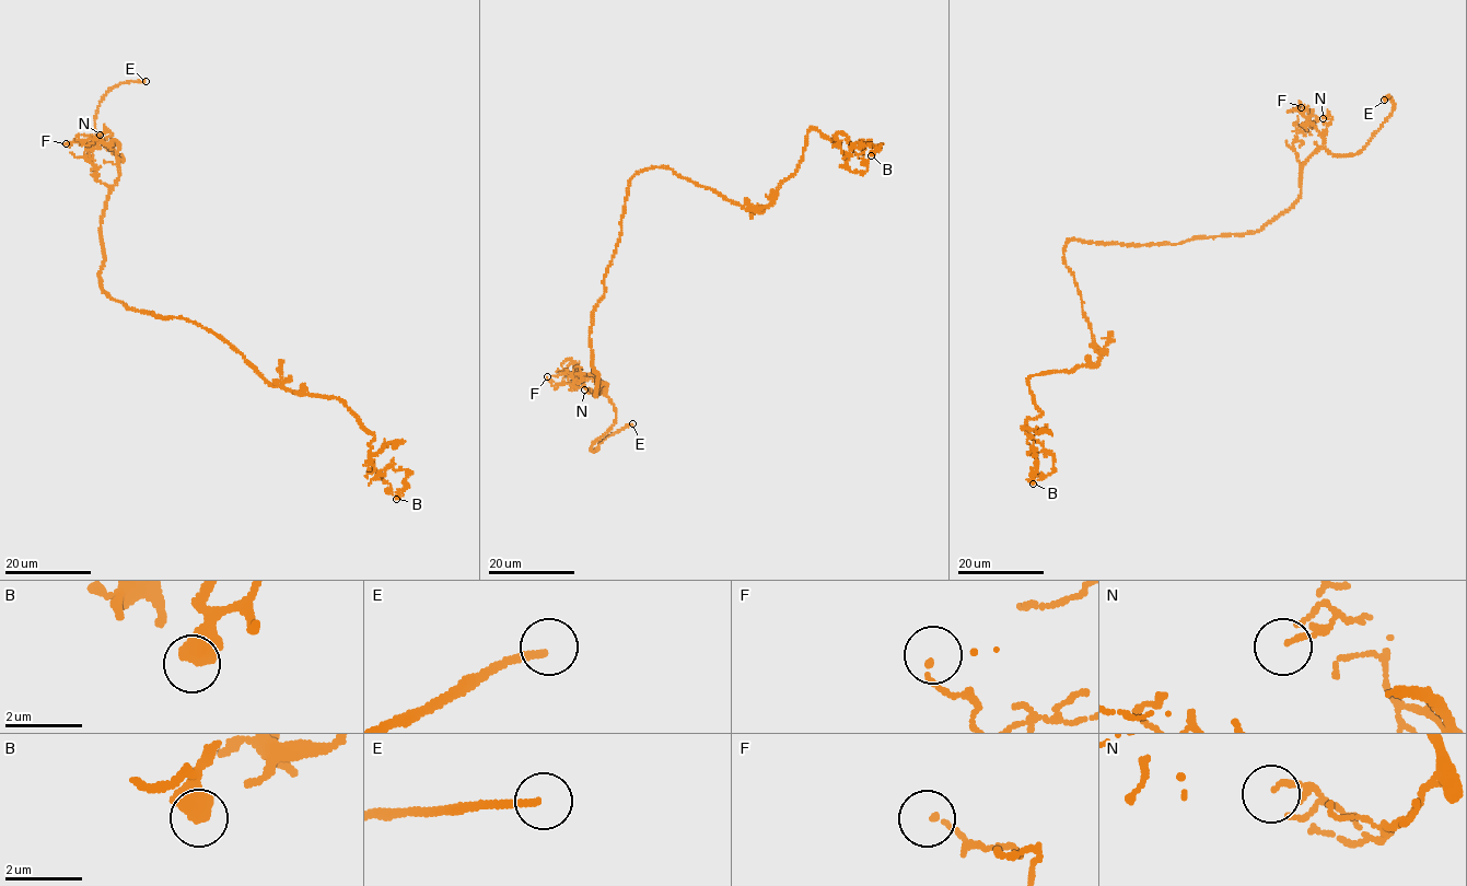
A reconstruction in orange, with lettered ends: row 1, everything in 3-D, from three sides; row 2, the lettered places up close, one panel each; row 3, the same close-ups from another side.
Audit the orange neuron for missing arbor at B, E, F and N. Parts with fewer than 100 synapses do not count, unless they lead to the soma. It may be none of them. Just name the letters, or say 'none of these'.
E

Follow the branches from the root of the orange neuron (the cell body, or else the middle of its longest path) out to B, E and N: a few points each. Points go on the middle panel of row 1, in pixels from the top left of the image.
B: (625, 206), (630, 179), (662, 166), (769, 206), (811, 128), (846, 159), (871, 155)
E: (625, 206), (590, 334), (594, 395), (598, 384), (606, 384), (615, 421), (591, 449), (632, 423)
N: (625, 206), (590, 334), (594, 395), (603, 382), (605, 393), (584, 389)

